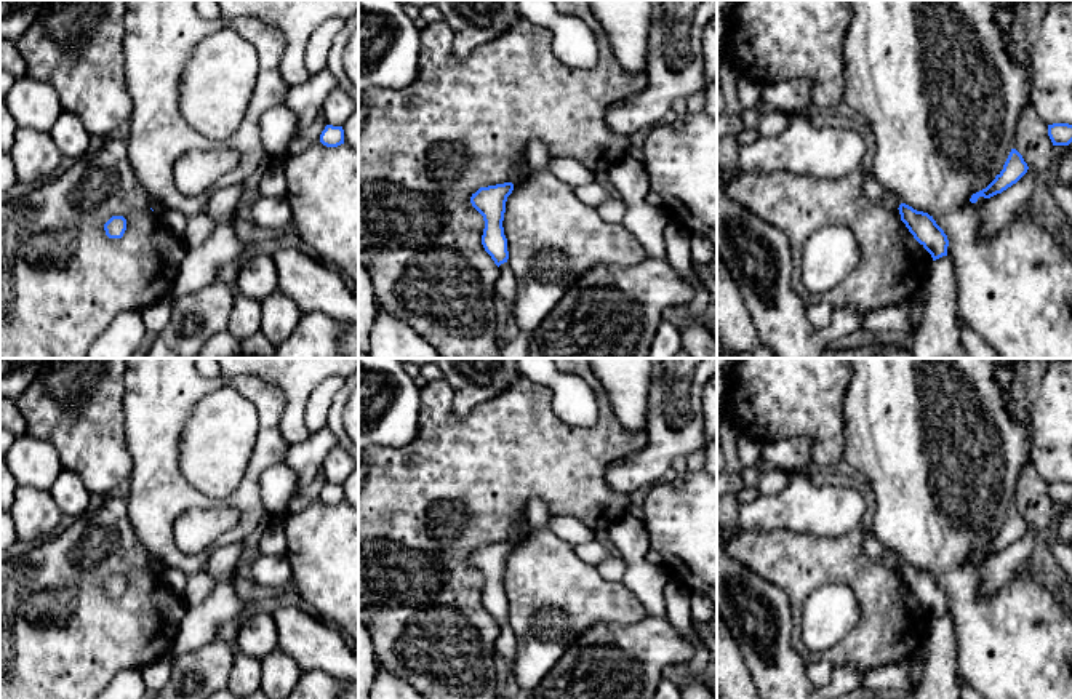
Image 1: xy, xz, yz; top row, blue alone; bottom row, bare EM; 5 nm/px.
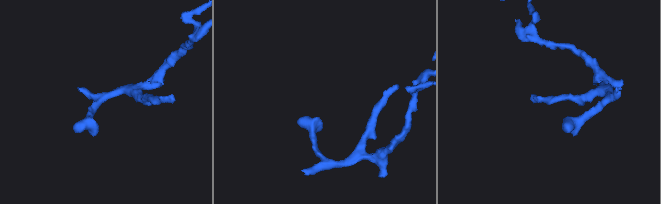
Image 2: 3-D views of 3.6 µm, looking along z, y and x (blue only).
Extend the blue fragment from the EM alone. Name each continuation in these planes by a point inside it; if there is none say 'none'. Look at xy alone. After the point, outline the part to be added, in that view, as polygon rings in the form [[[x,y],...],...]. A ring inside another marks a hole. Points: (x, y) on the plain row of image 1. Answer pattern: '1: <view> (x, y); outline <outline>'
none

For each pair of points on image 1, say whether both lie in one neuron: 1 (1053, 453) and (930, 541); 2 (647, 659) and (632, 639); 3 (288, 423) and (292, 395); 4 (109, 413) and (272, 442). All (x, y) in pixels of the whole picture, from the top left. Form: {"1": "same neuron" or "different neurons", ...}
{"1": "different neurons", "2": "same neuron", "3": "same neuron", "4": "different neurons"}

